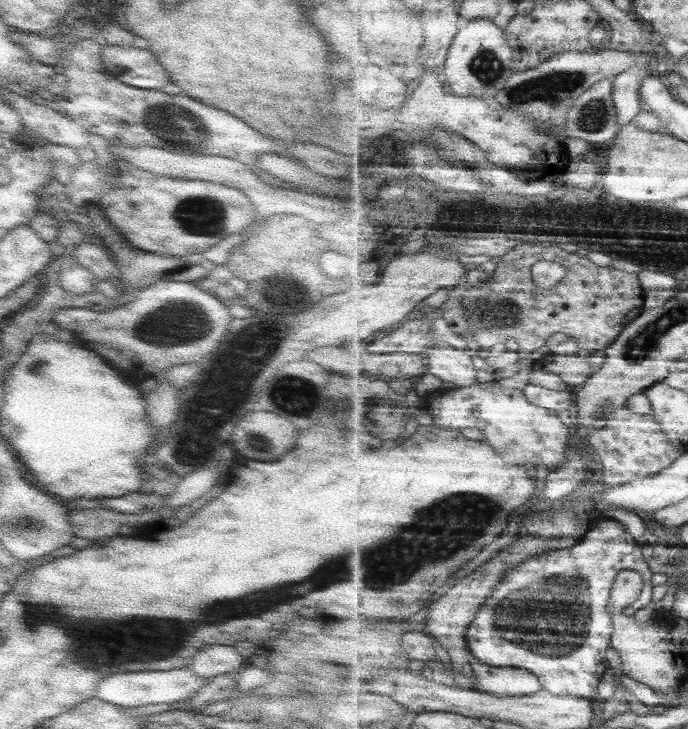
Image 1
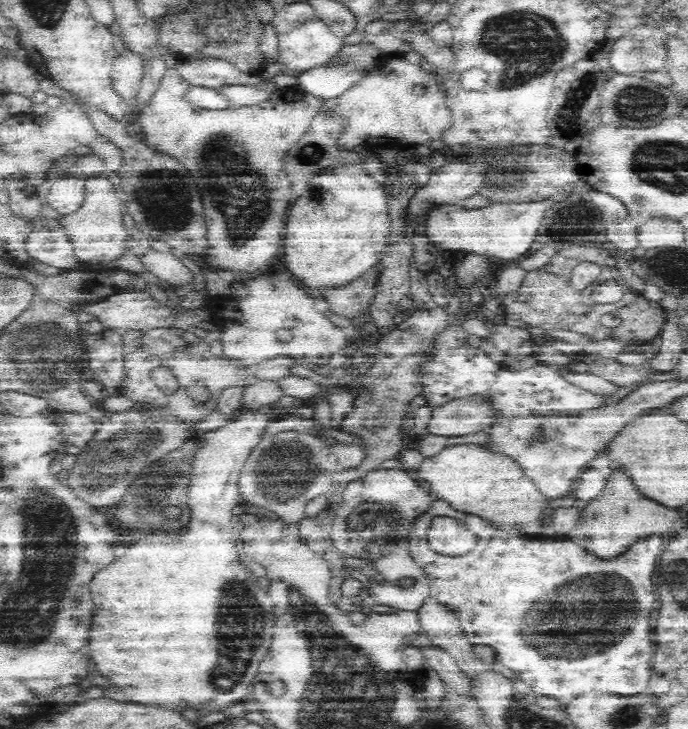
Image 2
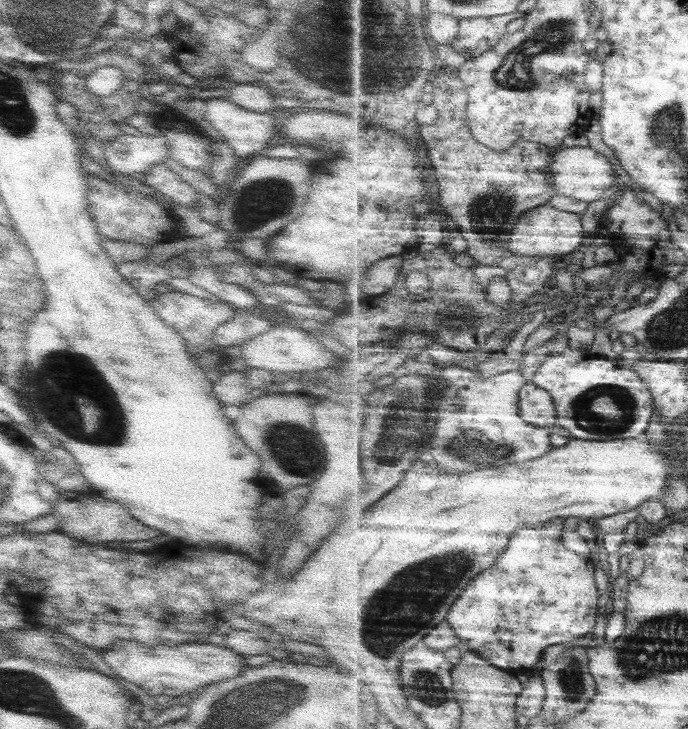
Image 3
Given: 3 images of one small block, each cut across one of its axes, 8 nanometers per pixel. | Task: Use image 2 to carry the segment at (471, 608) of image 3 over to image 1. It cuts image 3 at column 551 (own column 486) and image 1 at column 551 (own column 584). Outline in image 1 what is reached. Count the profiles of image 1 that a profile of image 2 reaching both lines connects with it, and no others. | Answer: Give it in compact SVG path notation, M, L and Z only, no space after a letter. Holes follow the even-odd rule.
M605 510L602 511L602 516L592 523L593 525L590 532L588 532L586 536L582 536L582 540L580 540L580 544L577 544L577 546L562 549L553 548L553 550L549 550L549 552L543 552L542 554L537 554L536 556L529 558L526 562L518 564L516 568L511 568L511 571L507 574L507 577L502 581L502 584L499 584L499 587L488 599L485 606L481 608L477 619L473 620L472 626L469 628L468 646L471 654L474 654L474 656L478 657L482 662L485 662L493 667L506 668L506 666L513 666L528 669L539 676L539 680L543 684L544 690L554 692L554 694L564 694L564 692L568 694L568 692L570 692L568 695L586 697L589 699L593 699L598 694L601 682L605 678L605 674L609 671L608 656L606 656L608 652L606 652L606 650L612 647L613 634L615 631L613 614L609 611L609 602L616 577L623 570L637 570L644 575L645 587L643 593L630 608L625 610L630 616L634 616L638 610L642 610L642 608L650 606L653 602L652 600L654 600L654 582L652 582L652 578L654 578L655 572L650 570L648 562L644 559L642 546L638 544L636 537L632 536L632 534L628 532L628 529L624 526L623 522L606 517Z

